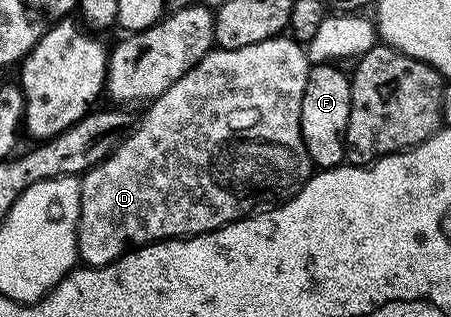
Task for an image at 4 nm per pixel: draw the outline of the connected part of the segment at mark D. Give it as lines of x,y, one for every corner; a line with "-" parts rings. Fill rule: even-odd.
278,37
259,41
259,45
246,45
243,49
214,49
208,51
195,66
167,93
152,100
144,108
145,116
121,140
118,147
99,165
80,176
81,181
81,208
79,209
79,225
77,226
77,253
80,262
86,267
102,267
114,263
119,256
135,247
144,247
147,243
159,243
162,239
180,239
191,235
202,235
220,227
226,227
237,219
258,211
267,211
270,207
297,195
303,189
315,168
309,160
307,145
303,145
301,132
301,110
303,109
303,89
307,89
307,77
311,66
310,56
302,44
289,37

